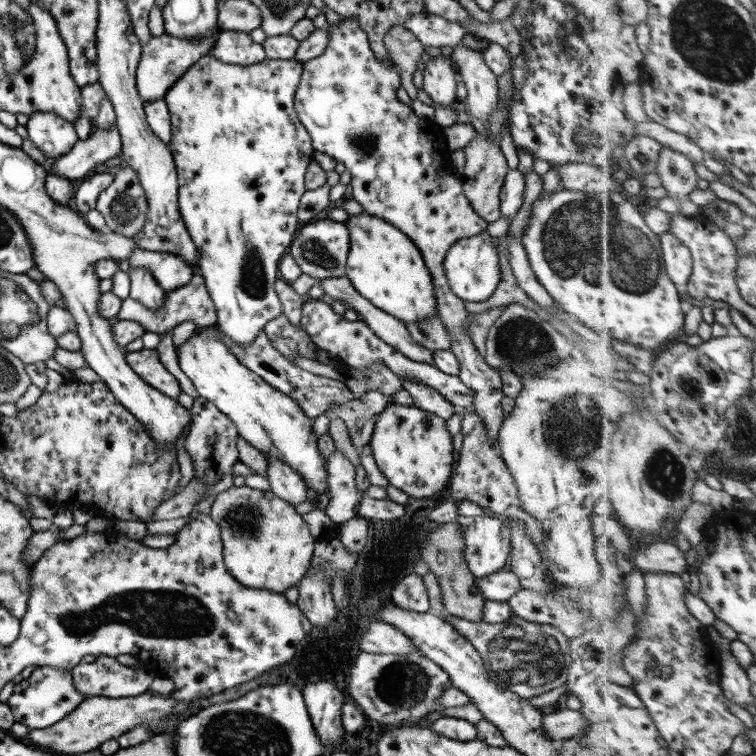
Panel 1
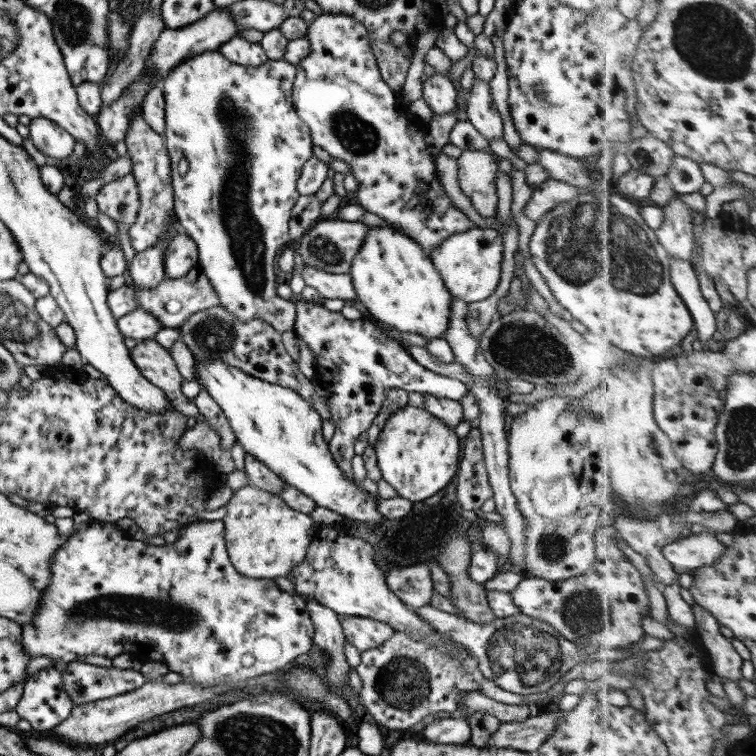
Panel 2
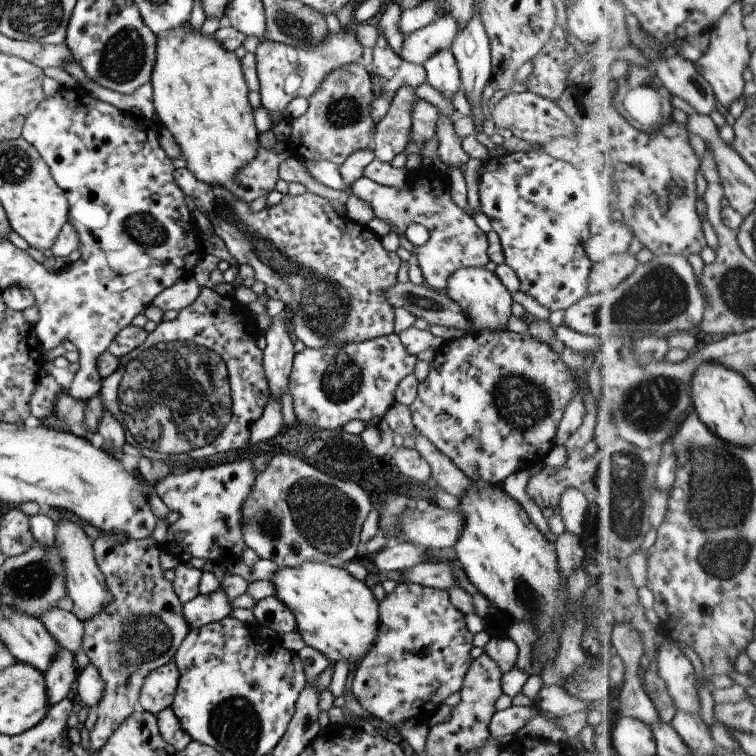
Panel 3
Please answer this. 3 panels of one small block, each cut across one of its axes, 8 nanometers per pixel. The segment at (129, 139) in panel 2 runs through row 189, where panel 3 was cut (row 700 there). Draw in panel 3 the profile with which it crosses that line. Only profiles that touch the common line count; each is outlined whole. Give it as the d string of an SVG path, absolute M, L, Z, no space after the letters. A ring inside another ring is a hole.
M173 661L150 672L140 690L138 708L156 716L171 707L179 677L179 669Z

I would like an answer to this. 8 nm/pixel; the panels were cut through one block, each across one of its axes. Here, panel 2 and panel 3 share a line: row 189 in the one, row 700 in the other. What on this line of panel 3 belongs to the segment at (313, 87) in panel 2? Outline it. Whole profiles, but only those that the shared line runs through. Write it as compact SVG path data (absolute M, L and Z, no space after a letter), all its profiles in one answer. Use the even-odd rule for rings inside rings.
M396 583L394 592L379 603L379 626L375 642L360 660L352 680L352 693L376 724L394 728L413 719L428 724L434 711L446 698L462 689L466 672L473 662L470 652L473 635L464 621L464 614L451 603L444 590L413 583Z

